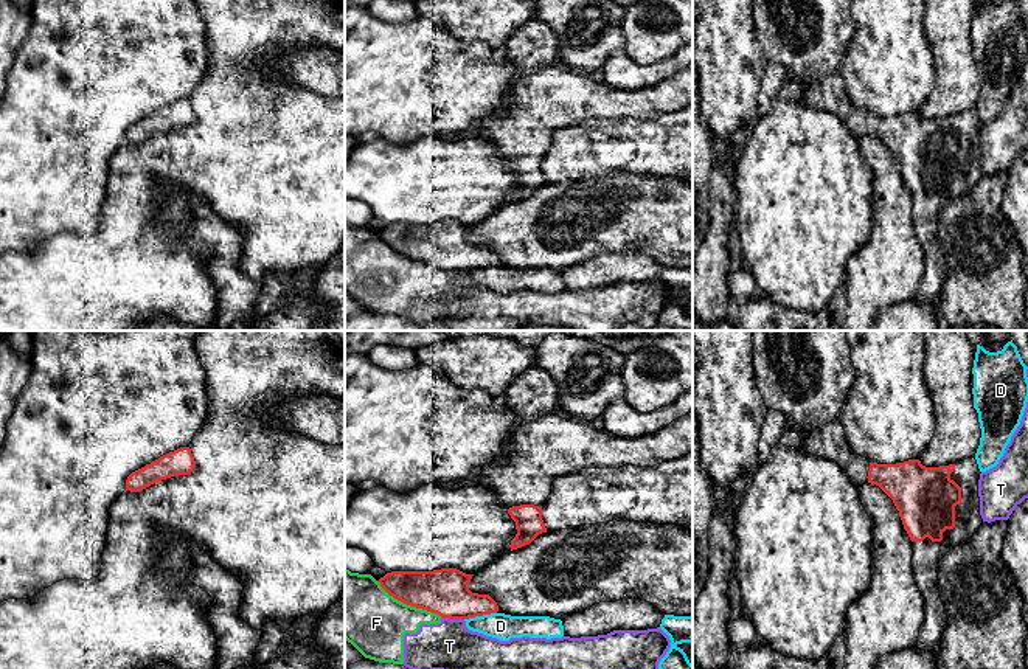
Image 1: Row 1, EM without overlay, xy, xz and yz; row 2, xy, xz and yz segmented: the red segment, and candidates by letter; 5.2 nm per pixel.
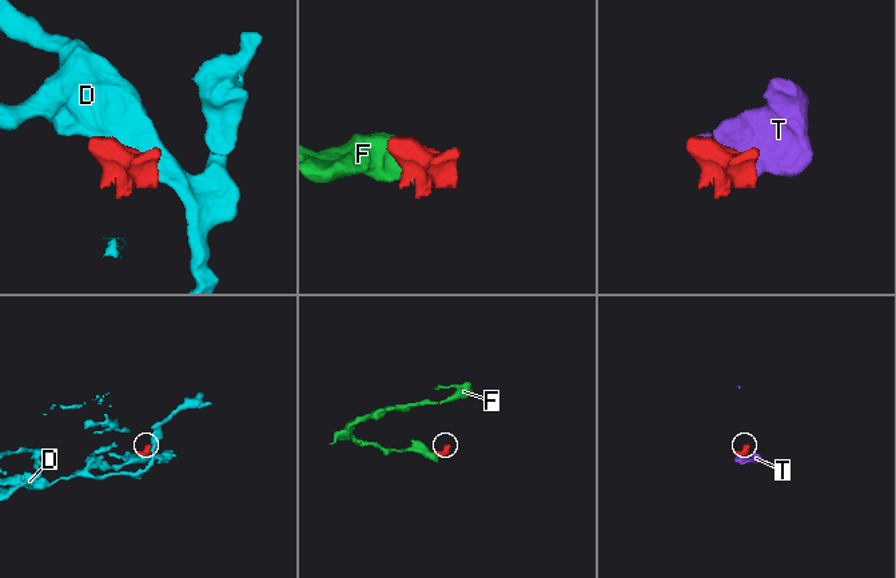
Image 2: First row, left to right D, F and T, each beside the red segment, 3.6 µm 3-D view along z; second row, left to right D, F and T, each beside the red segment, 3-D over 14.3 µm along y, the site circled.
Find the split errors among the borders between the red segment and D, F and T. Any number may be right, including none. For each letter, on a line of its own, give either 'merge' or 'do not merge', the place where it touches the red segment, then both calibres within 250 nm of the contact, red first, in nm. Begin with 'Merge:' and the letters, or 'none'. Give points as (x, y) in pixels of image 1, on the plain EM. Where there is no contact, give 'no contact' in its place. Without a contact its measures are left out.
Merge: none
D: do not merge; meets red in xz at (480, 267); 240 nm thick on the red side, 140 nm on the other
F: do not merge; meets red in xz at (409, 256); 240 nm thick on the red side, 320 nm on the other
T: do not merge; meets red in xz at (452, 270); 240 nm thick on the red side, 280 nm on the other

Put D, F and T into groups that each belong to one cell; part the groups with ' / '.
D / F T

